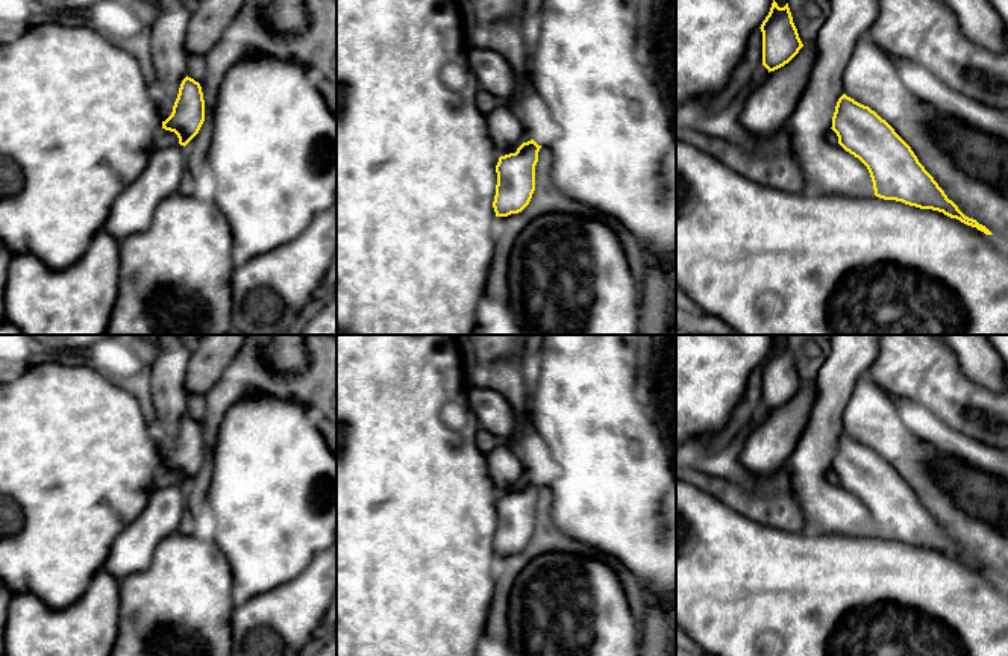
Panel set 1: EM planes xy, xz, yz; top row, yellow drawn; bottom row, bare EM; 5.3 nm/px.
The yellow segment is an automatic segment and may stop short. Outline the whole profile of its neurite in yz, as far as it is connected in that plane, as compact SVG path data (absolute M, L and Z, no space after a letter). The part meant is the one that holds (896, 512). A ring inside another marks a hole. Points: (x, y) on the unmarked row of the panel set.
M843 433L837 441L831 468L837 473L838 483L867 506L876 536L938 550L993 574L947 538L911 486L869 445Z

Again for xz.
M531 479L523 482L515 492L499 497L493 541L496 556L518 553L529 544L535 530L535 504L540 488L541 485Z

